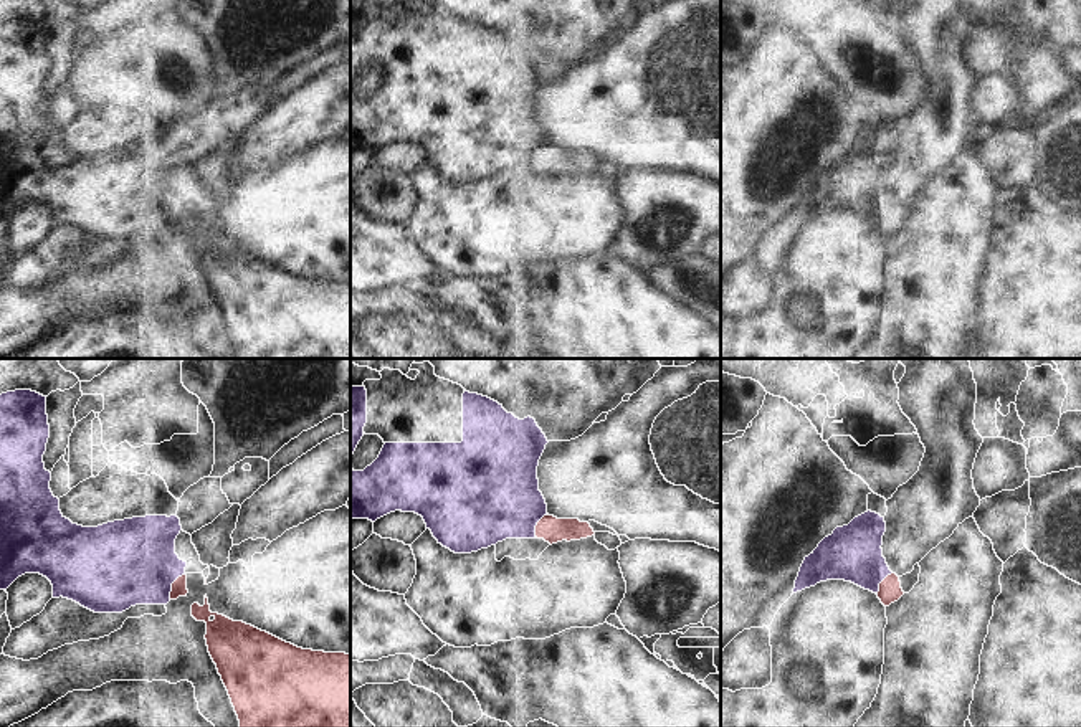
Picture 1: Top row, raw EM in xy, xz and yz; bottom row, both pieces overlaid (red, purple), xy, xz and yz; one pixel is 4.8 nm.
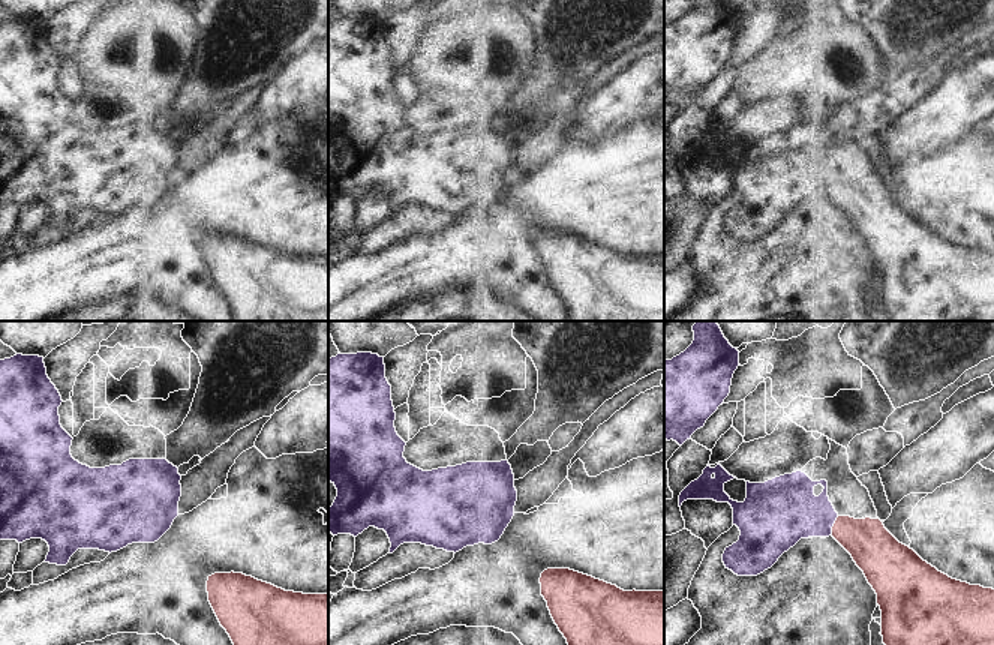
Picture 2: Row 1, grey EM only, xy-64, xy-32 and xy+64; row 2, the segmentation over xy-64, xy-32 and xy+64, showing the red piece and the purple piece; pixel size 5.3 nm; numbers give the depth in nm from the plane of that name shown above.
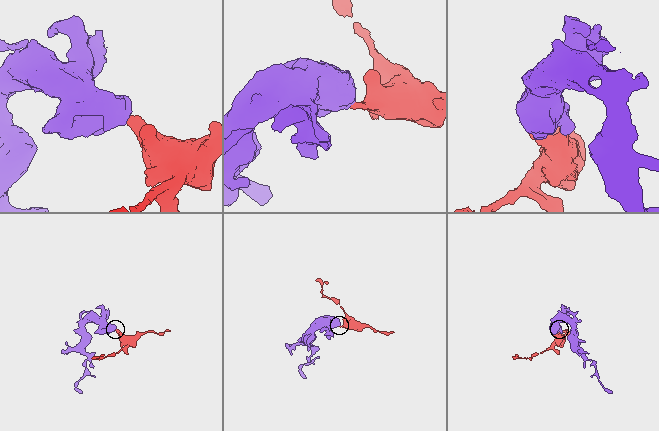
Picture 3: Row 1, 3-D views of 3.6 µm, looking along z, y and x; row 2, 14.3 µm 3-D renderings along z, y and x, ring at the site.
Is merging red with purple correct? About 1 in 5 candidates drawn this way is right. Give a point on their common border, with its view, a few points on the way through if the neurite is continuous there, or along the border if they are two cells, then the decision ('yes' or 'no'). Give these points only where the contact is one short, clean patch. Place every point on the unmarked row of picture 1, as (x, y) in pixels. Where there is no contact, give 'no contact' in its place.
contact xy (172, 215); border xy (184, 204), (172, 213), (169, 228); no

